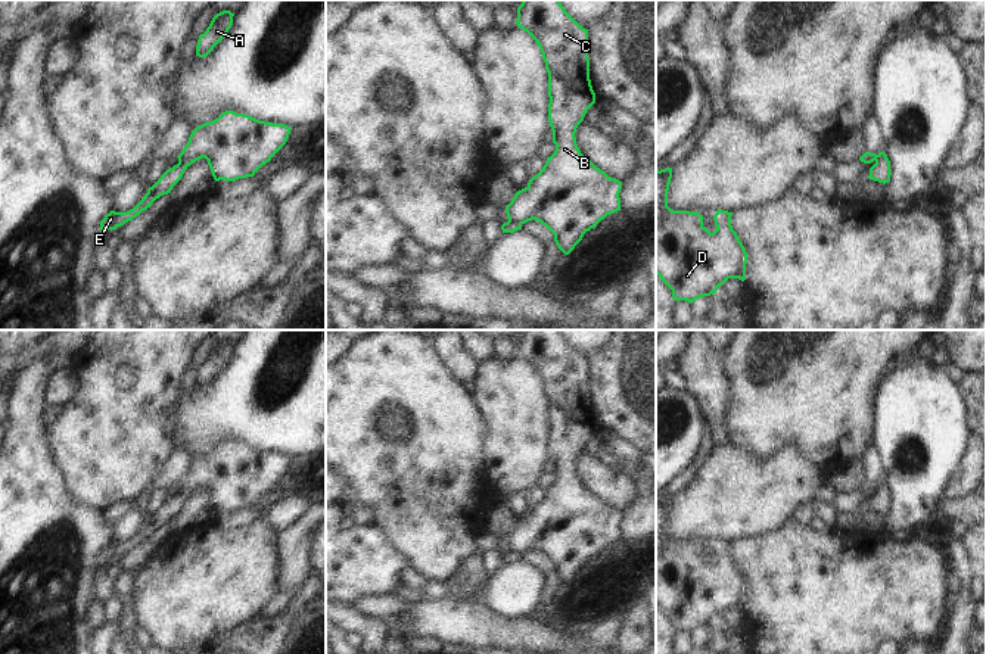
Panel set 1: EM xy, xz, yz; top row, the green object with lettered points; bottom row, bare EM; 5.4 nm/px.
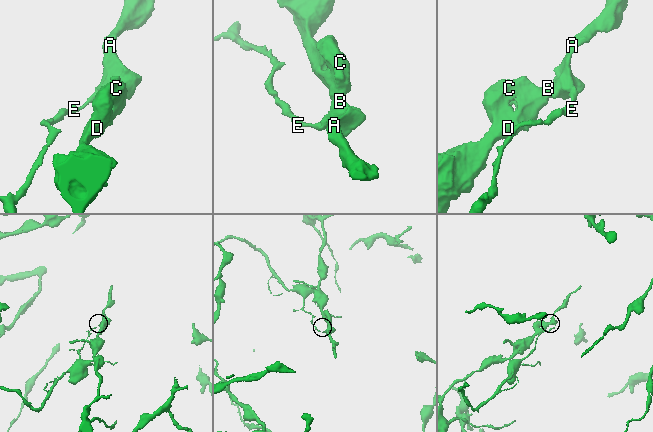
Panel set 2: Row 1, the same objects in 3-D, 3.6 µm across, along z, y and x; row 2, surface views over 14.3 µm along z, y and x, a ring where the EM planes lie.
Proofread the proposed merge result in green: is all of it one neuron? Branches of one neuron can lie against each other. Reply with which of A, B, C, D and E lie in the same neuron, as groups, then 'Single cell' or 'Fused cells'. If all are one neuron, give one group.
Groups: A B C D / E. Fused cells.

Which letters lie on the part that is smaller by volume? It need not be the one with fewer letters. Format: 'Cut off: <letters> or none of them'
Cut off: E

